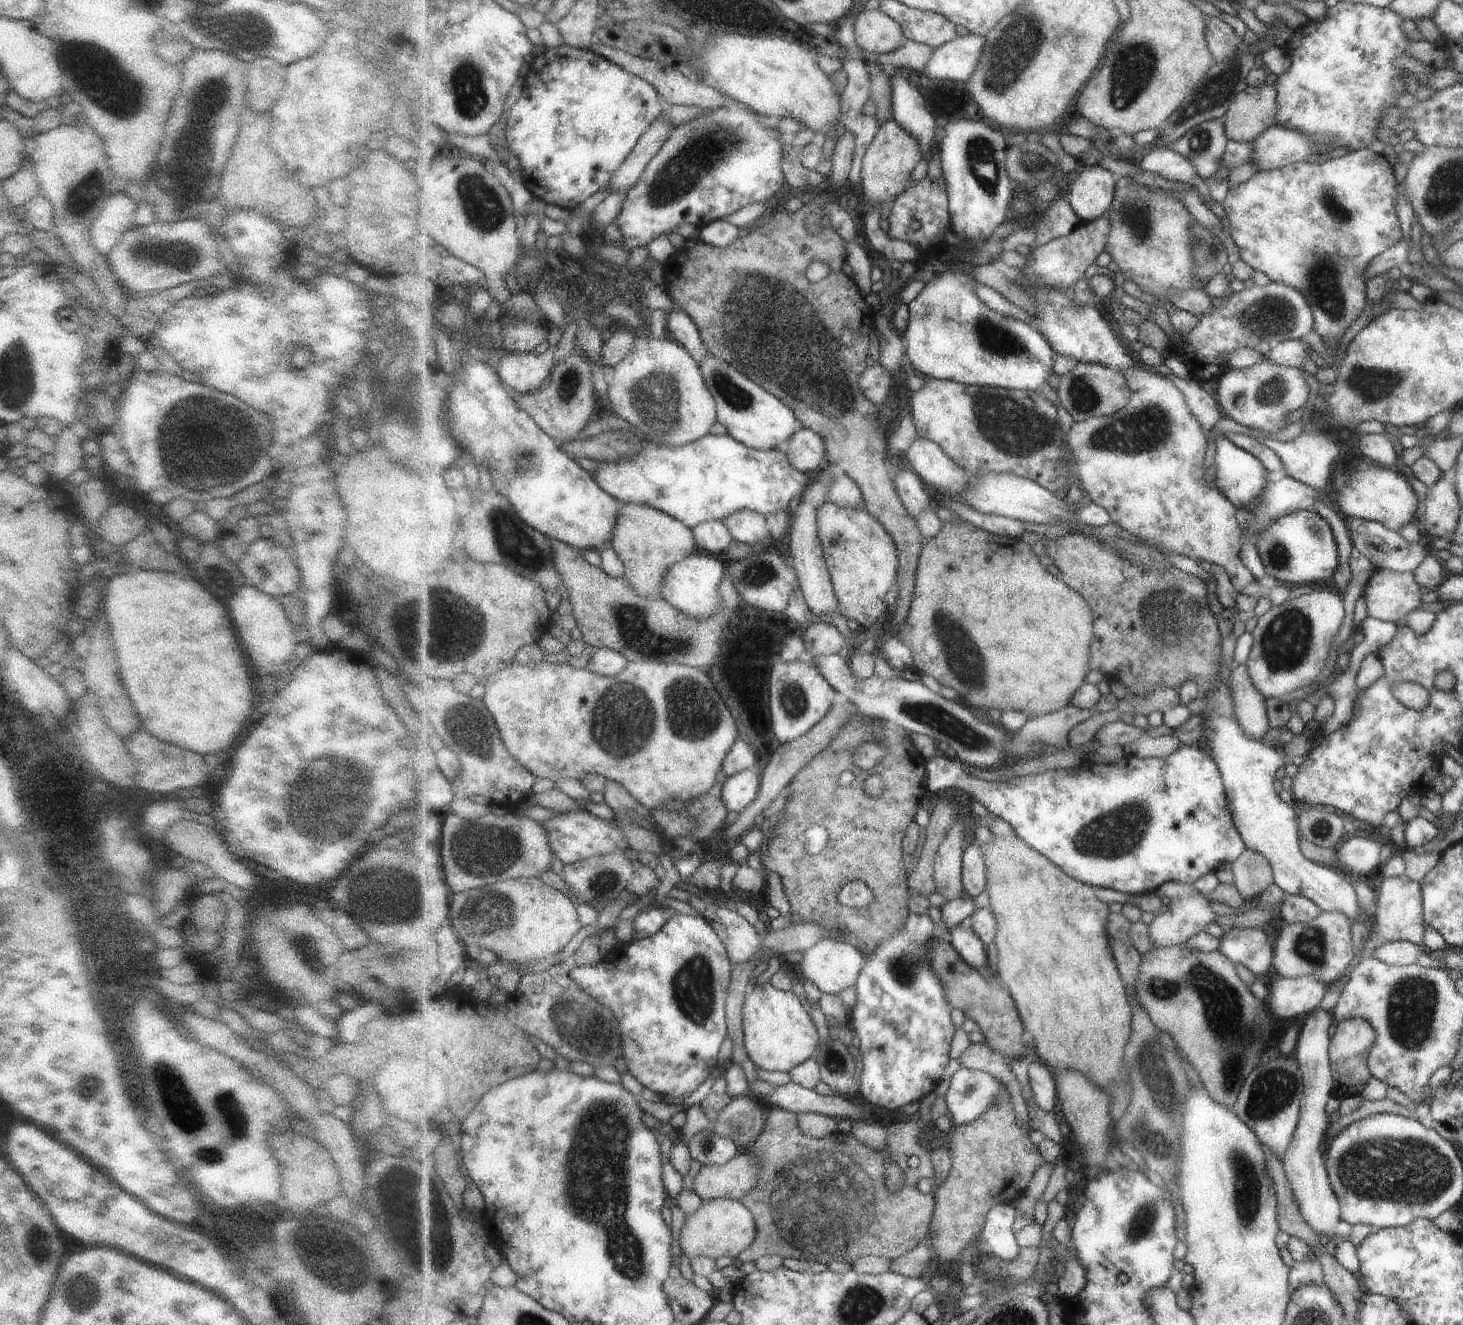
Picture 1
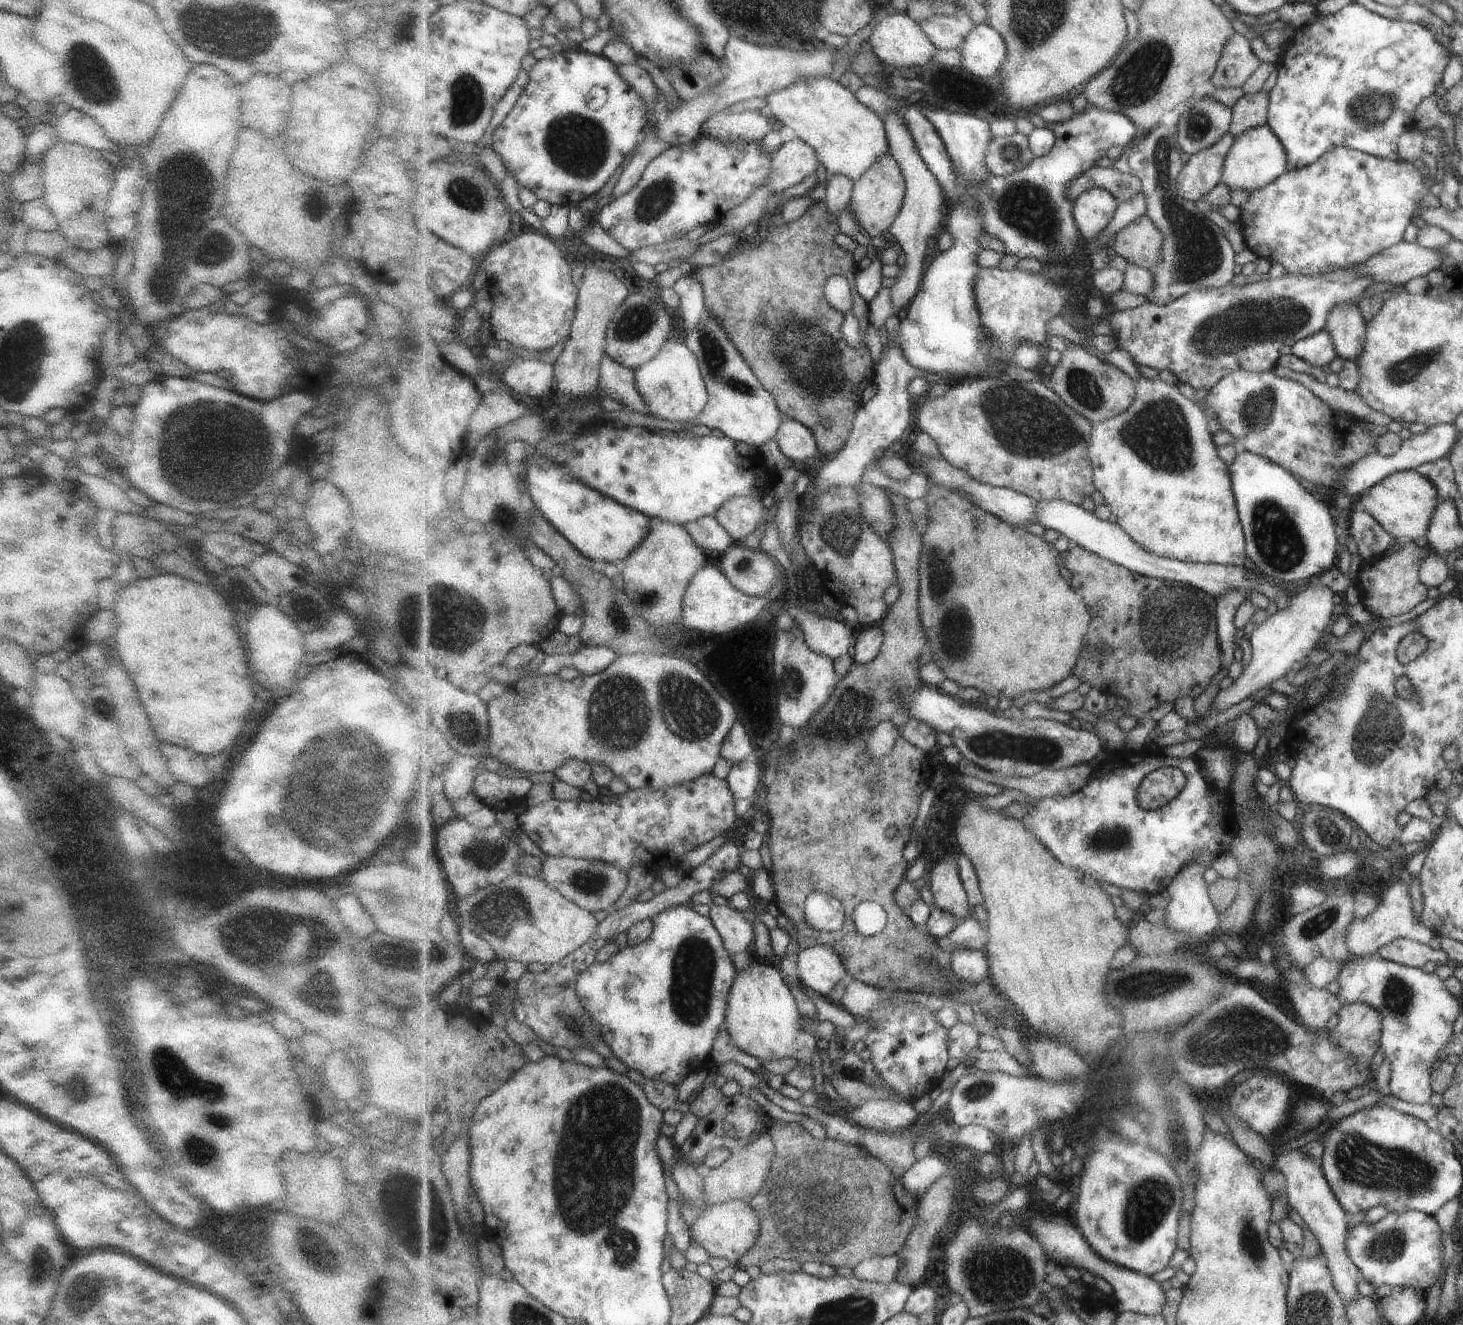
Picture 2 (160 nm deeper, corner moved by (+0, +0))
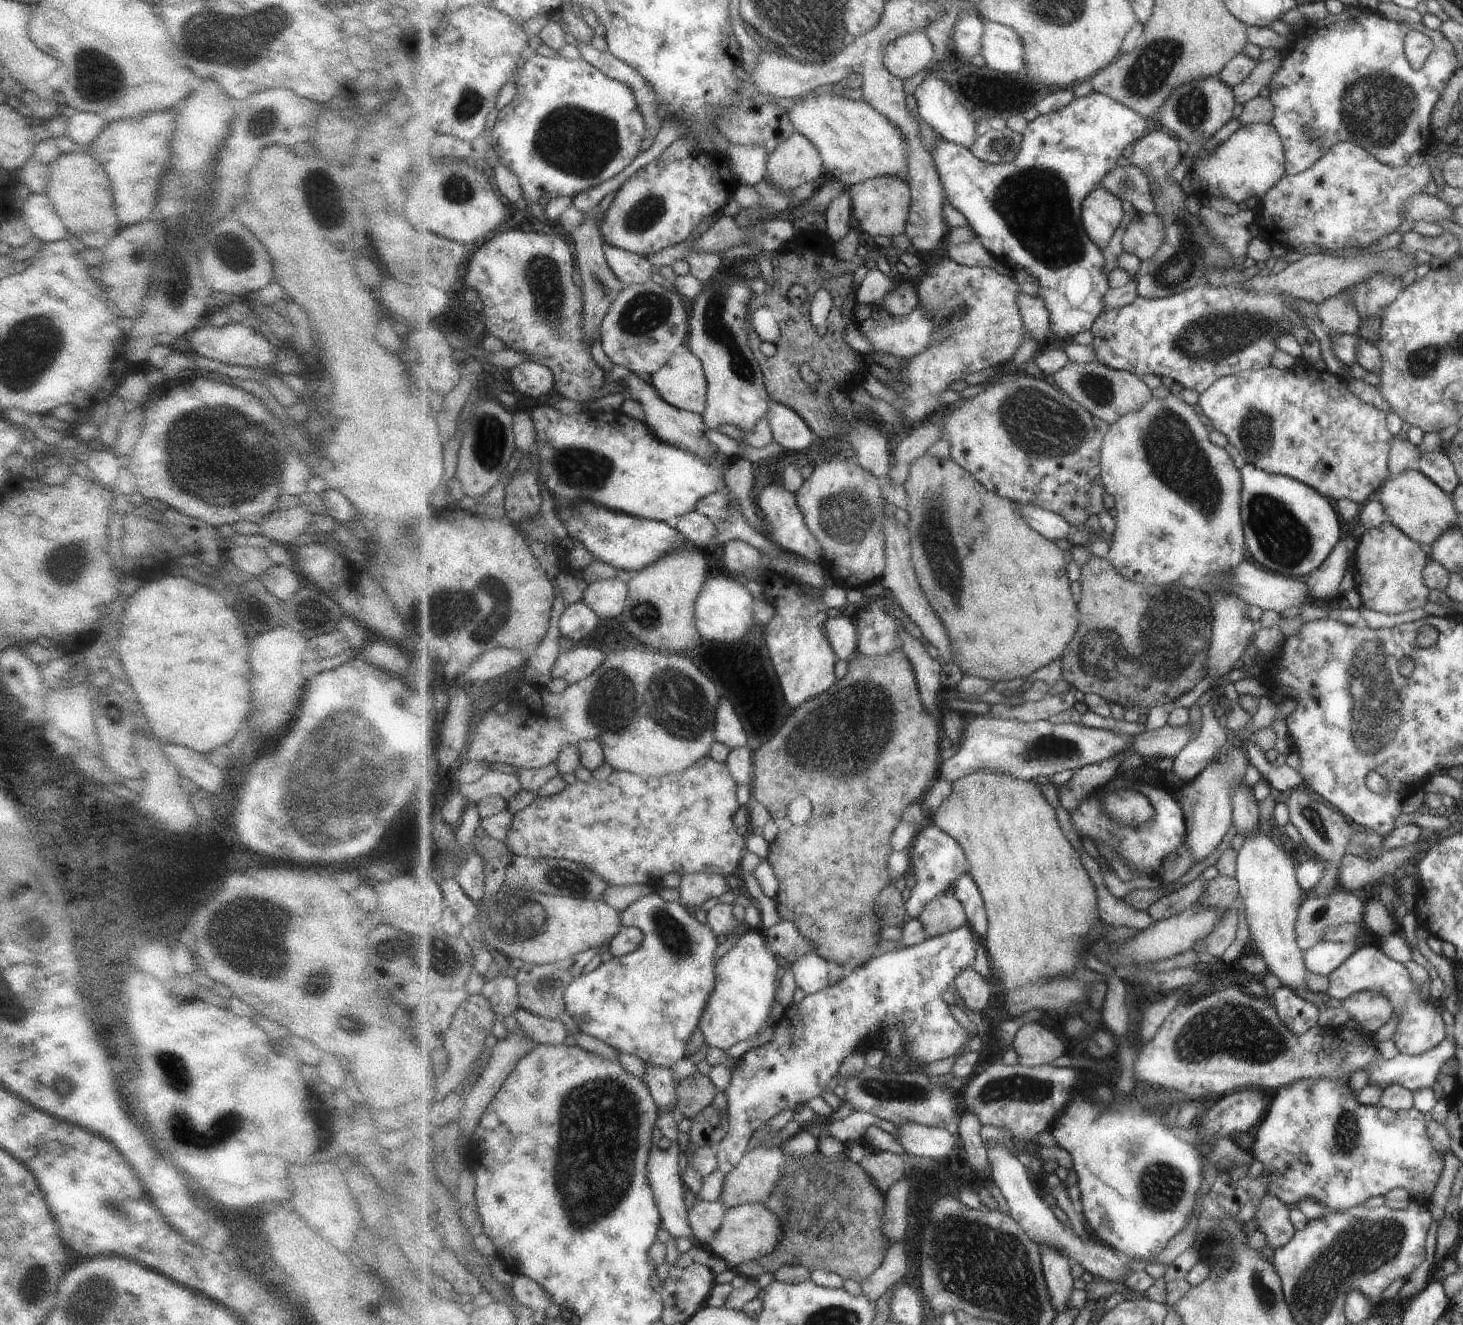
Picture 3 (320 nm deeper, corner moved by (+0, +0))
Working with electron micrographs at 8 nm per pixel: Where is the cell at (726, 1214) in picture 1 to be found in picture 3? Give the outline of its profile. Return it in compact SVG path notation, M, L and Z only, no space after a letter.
M743 1203L728 1209L717 1234L708 1244L728 1266L736 1268L776 1252L783 1236L782 1222L771 1209L761 1203Z

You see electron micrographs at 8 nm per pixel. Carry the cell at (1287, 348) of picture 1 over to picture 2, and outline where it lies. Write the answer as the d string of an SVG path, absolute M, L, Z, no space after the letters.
M1322 330L1307 339L1301 339L1291 346L1290 354L1308 362L1311 366L1328 365L1337 353L1333 348L1329 335Z

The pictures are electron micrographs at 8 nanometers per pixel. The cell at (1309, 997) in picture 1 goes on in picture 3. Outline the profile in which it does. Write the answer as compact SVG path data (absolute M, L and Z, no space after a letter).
M1319 941L1304 952L1304 961L1309 972L1327 976L1337 968L1348 956L1351 956L1358 946L1353 942Z

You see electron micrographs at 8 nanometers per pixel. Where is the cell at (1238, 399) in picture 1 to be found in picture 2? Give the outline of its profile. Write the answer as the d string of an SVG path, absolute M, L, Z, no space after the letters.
M1241 369L1232 372L1209 389L1205 403L1212 411L1210 416L1220 422L1220 428L1237 437L1235 450L1238 453L1251 451L1260 454L1288 469L1301 481L1311 484L1311 487L1335 487L1350 465L1365 455L1375 453L1375 436L1369 434L1361 422L1353 422L1345 432L1337 430L1337 426L1331 422L1331 410L1325 404L1321 404L1321 398L1315 396L1303 384L1277 376L1273 370L1251 372Z

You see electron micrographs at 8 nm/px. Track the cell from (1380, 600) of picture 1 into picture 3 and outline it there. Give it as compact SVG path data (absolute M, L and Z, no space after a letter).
M1389 521L1359 531L1354 554L1355 560L1351 563L1353 588L1360 596L1361 606L1377 612L1396 614L1422 608L1428 602L1429 589L1423 584L1421 571L1429 556L1421 551L1418 542L1405 536Z

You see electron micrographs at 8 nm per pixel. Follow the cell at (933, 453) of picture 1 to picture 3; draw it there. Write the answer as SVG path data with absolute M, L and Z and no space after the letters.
M1017 503L1016 507L1020 510L1021 516L1043 536L1052 541L1066 539L1073 534L1073 526L1069 524L1061 515L1032 505L1031 503Z

